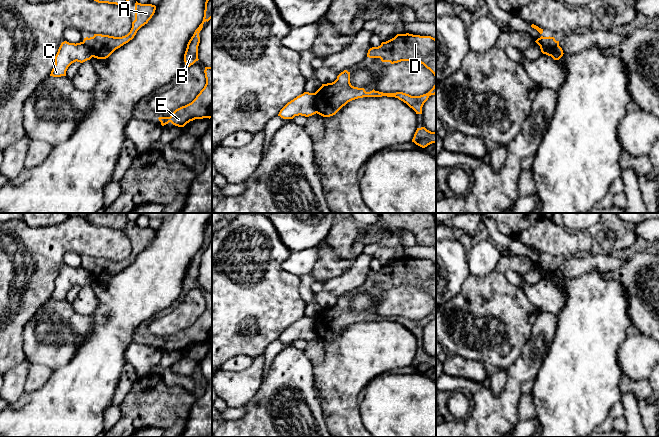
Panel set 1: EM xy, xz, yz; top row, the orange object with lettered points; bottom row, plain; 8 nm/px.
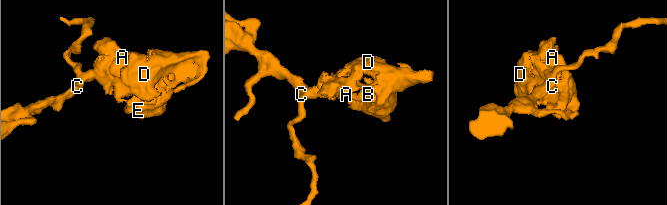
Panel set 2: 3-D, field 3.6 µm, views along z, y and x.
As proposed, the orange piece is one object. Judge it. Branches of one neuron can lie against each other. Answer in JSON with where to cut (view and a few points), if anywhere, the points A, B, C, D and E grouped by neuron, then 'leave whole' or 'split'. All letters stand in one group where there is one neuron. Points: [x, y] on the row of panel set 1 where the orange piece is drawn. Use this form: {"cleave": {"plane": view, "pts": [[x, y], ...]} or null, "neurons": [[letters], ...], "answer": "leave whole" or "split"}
{"cleave": {"plane": "xz", "pts": [[312, 93], [313, 107], [316, 112]]}, "neurons": [["A", "B", "D", "E"], ["C"]], "answer": "split"}

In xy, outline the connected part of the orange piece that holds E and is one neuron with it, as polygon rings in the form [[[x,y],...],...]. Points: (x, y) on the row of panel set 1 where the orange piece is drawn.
[[[205,67],[206,84],[196,98],[189,104],[176,109],[170,117],[159,117],[161,125],[171,122],[184,127],[195,119],[212,118],[212,67]]]

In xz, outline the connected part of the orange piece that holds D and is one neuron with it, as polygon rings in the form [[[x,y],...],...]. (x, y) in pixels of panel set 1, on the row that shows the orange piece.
[[[397,34],[380,46],[370,48],[367,57],[380,58],[391,64],[401,61],[421,63],[436,78],[436,39],[431,36]]]

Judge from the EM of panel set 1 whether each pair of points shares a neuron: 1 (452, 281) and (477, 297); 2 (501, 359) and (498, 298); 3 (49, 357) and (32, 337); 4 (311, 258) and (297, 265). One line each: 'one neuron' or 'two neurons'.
1: two neurons
2: one neuron
3: one neuron
4: one neuron

